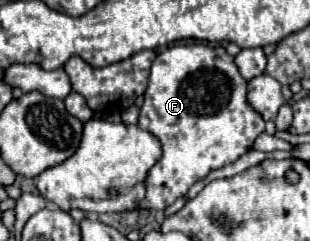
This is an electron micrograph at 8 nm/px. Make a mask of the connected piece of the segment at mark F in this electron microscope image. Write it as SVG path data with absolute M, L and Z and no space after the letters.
M171 45L163 49L151 65L145 103L141 107L139 127L153 133L163 145L163 157L149 171L147 195L141 203L143 209L165 209L175 199L183 197L193 183L207 177L211 171L235 163L245 155L257 135L265 130L265 121L247 101L247 81L241 77L233 57L223 45Z

